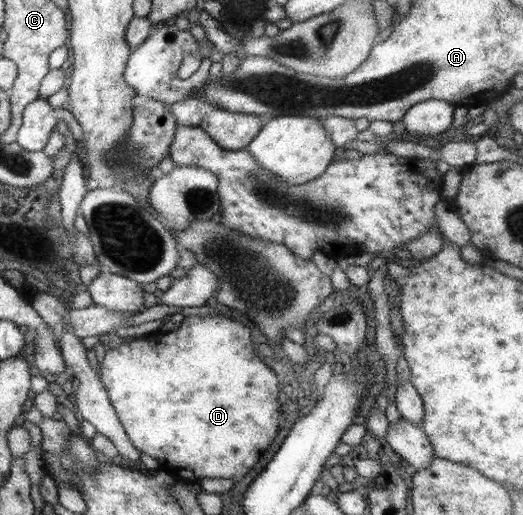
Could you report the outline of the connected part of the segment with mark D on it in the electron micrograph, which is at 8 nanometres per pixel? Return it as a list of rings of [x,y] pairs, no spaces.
[[[220,315],[216,317],[184,317],[176,331],[169,333],[156,331],[147,336],[124,340],[116,349],[105,352],[103,361],[96,367],[101,383],[105,388],[111,405],[114,407],[118,421],[123,427],[129,442],[137,451],[153,457],[159,468],[168,471],[179,481],[200,483],[201,479],[230,479],[241,480],[242,477],[255,465],[261,457],[261,453],[269,447],[277,437],[279,425],[279,403],[277,403],[277,377],[269,369],[258,354],[253,352],[251,346],[250,330]]]

